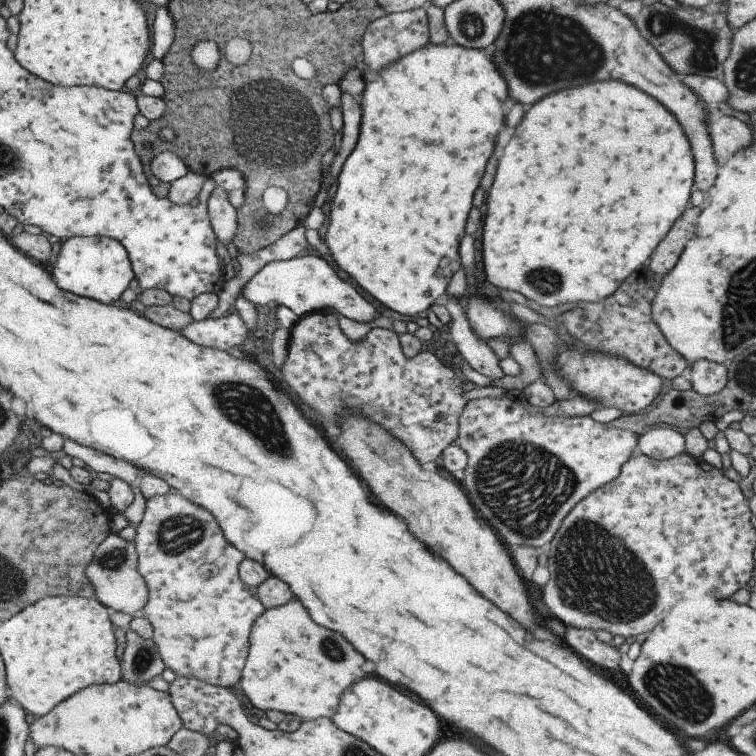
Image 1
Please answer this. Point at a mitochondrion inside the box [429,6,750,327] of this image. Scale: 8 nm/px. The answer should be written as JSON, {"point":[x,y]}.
{"point":[701,48]}

